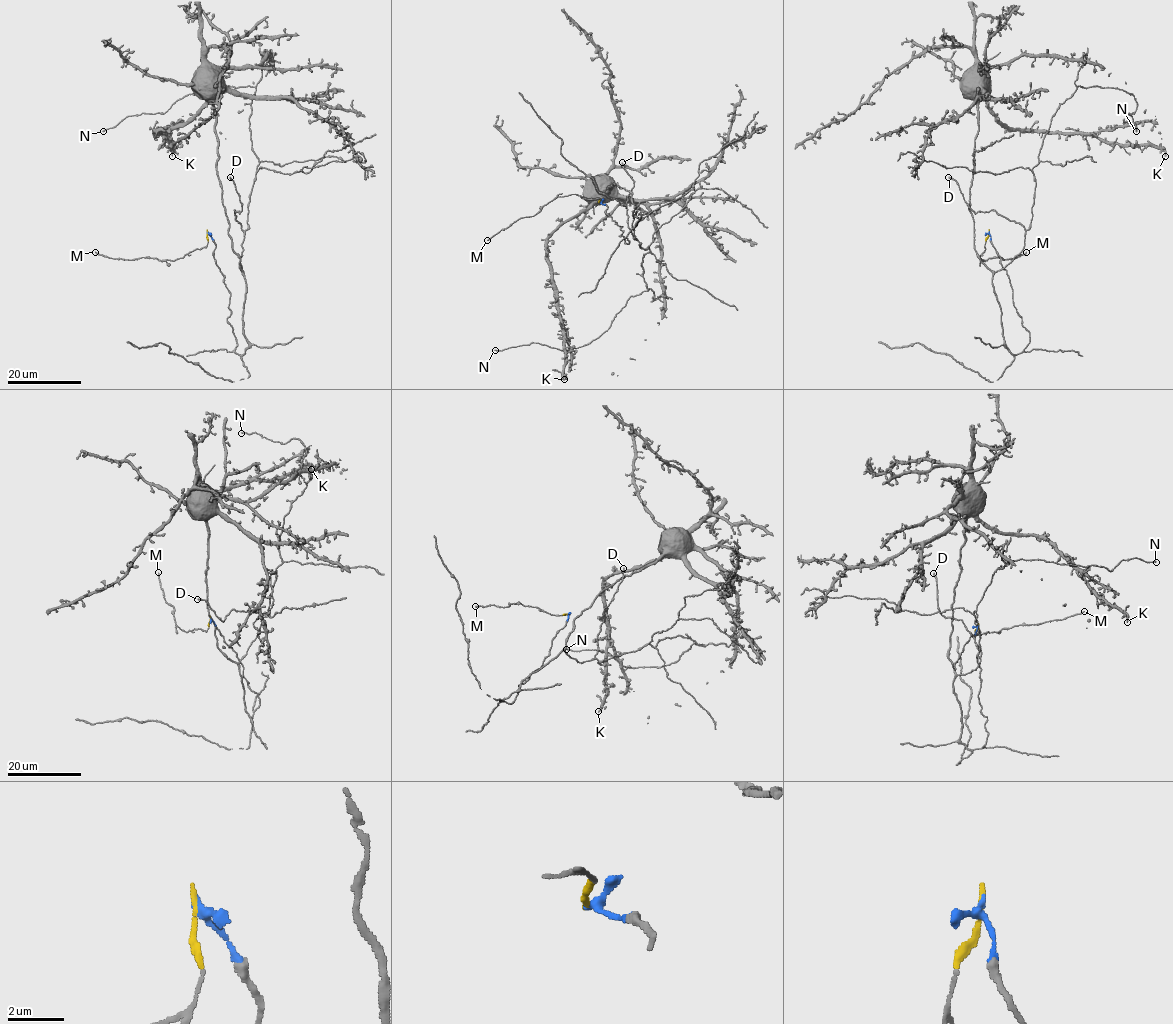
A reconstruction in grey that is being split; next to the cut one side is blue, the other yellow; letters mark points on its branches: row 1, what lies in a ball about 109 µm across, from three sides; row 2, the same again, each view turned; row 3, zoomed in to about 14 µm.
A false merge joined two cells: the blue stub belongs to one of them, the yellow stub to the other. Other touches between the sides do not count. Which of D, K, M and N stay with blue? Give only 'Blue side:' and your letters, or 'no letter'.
Blue side: D, K, N

